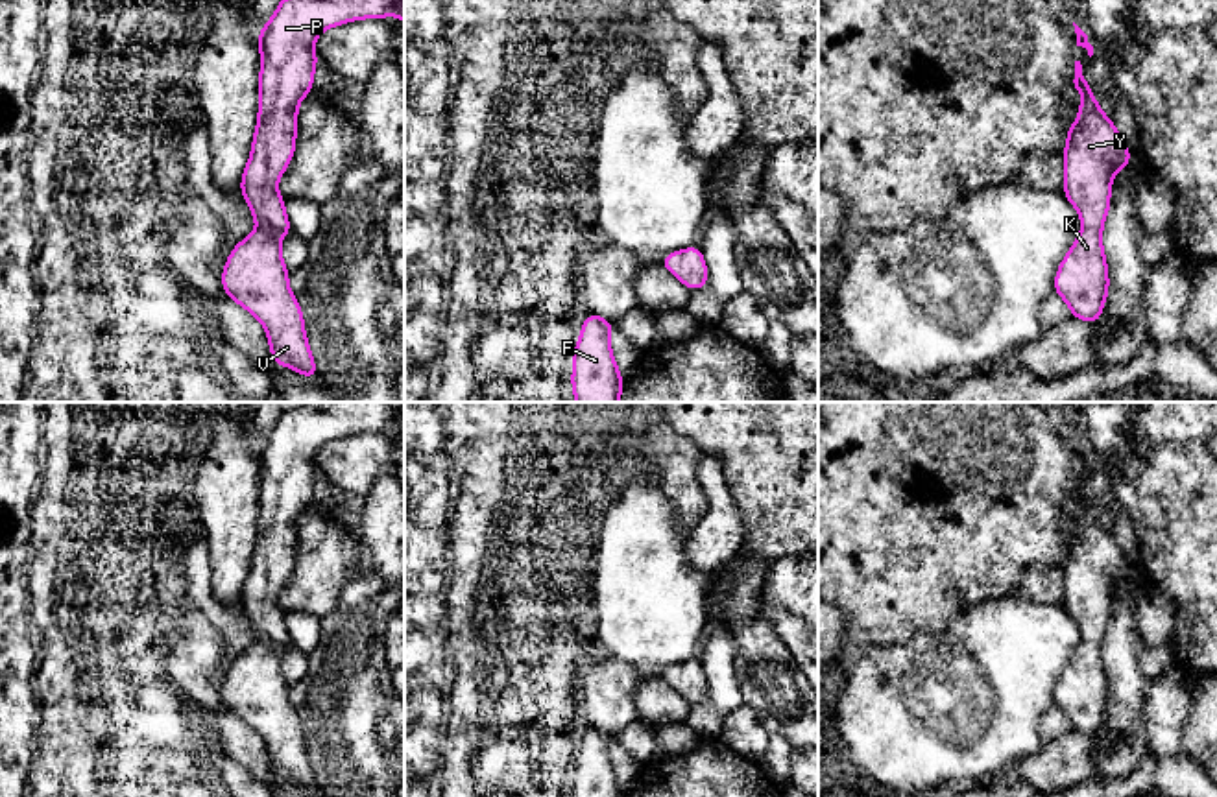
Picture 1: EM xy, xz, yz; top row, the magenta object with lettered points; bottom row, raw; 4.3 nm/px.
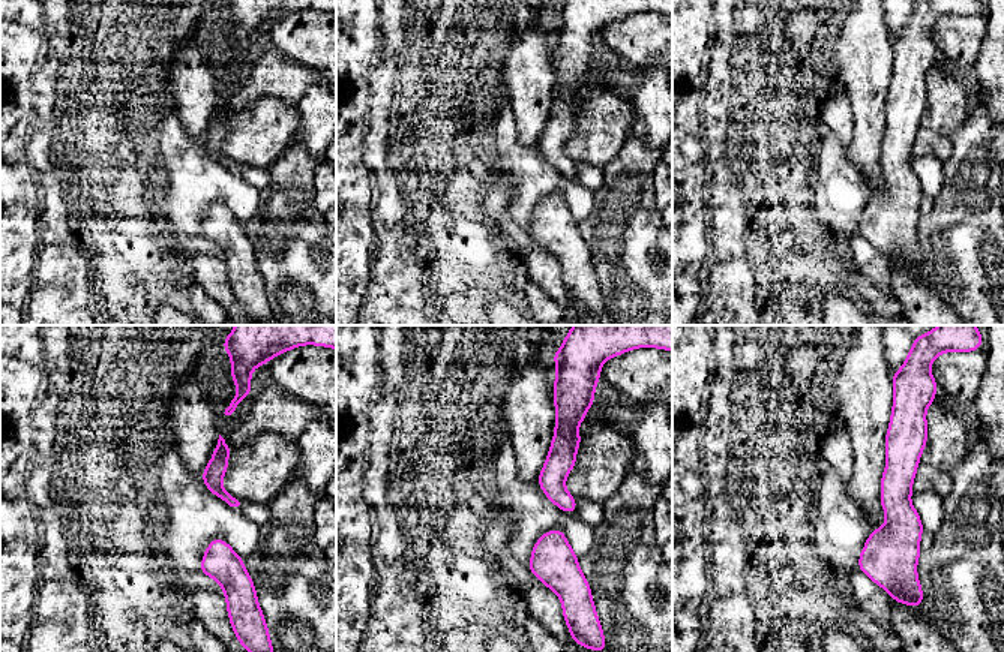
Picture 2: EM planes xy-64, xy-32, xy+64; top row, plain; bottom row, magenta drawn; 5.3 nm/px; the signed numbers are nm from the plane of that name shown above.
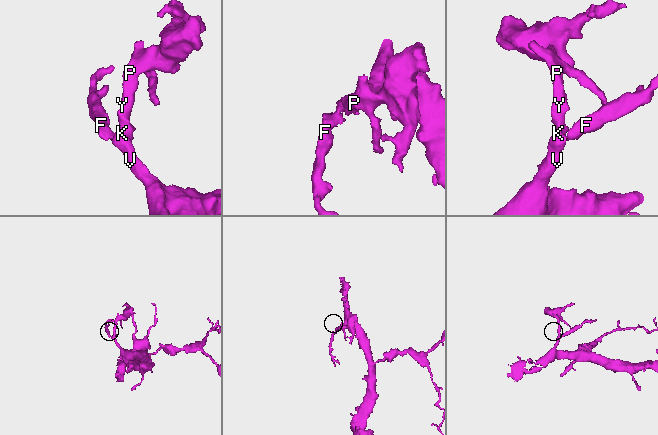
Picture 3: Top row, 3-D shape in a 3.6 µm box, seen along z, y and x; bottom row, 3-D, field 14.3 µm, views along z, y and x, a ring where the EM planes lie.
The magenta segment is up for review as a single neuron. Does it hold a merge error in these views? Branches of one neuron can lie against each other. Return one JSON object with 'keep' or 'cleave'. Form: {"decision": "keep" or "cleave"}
{"decision": "keep"}

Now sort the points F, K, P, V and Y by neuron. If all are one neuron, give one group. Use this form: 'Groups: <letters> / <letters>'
Groups: F K P V Y

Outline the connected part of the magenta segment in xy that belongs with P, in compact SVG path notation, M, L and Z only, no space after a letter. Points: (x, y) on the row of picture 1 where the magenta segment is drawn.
M281 0L275 15L259 31L259 118L251 142L251 157L240 183L242 196L251 208L257 229L236 244L225 260L222 288L229 299L236 301L262 323L273 362L307 378L318 378L316 362L307 341L303 312L288 286L290 271L281 256L283 236L288 234L292 227L277 183L295 151L297 107L312 90L318 63L314 42L318 35L332 26L360 18L384 18L388 15L395 15L404 22L404 0Z

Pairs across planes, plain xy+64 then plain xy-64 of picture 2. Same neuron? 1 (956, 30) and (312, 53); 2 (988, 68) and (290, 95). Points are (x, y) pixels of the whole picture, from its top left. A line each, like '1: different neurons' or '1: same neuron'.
1: same neuron
2: different neurons

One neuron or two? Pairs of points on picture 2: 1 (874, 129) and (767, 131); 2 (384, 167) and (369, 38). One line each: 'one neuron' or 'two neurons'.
1: two neurons
2: one neuron

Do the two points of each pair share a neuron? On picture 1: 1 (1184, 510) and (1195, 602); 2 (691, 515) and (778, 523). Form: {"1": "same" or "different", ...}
{"1": "same", "2": "different"}

